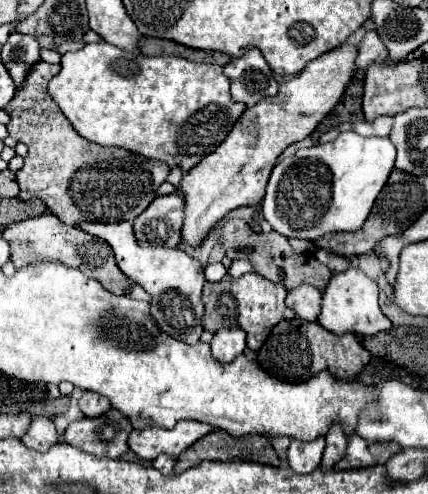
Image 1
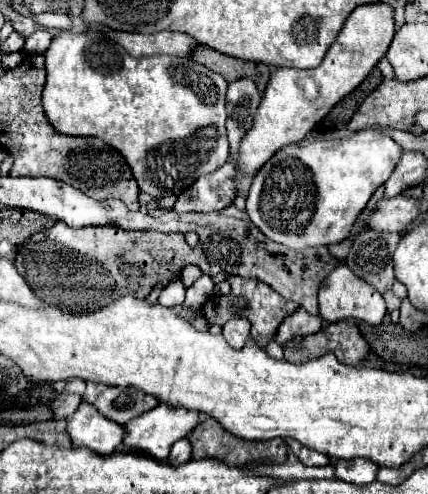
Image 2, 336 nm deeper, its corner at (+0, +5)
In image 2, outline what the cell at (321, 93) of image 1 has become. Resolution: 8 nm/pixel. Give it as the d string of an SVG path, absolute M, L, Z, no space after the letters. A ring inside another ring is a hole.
M387 3L361 5L345 21L335 43L329 47L325 59L315 69L275 69L261 105L255 113L253 125L241 141L239 155L233 161L239 173L255 175L279 149L299 143L345 95L349 95L387 53L395 35L393 9Z

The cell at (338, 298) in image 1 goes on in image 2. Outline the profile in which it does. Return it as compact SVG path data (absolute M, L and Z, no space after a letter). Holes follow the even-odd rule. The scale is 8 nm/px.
M345 263L337 265L331 275L323 281L319 289L319 315L327 323L335 323L341 319L355 319L355 321L365 321L369 325L381 325L385 317L385 301L379 291L375 291L369 283L359 279Z

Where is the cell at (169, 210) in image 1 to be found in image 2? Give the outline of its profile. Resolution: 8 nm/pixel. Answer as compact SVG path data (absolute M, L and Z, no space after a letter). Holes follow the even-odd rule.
M225 163L217 171L199 177L187 191L183 191L175 205L175 213L187 211L221 211L233 203L233 181L235 181L235 167L233 163Z

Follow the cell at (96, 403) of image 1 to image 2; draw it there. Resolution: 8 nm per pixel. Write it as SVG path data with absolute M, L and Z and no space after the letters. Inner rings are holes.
M63 391L61 395L55 397L55 401L51 405L51 409L55 413L55 419L67 419L69 415L75 413L75 409L79 407L79 403L81 403L81 395Z

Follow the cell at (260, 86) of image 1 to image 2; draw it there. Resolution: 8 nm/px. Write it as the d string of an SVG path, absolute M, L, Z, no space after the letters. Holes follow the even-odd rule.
M237 79L229 83L227 131L229 131L229 143L231 143L231 159L235 159L239 141L253 125L253 115L259 107L259 101L261 101L261 93L253 83L253 79Z

